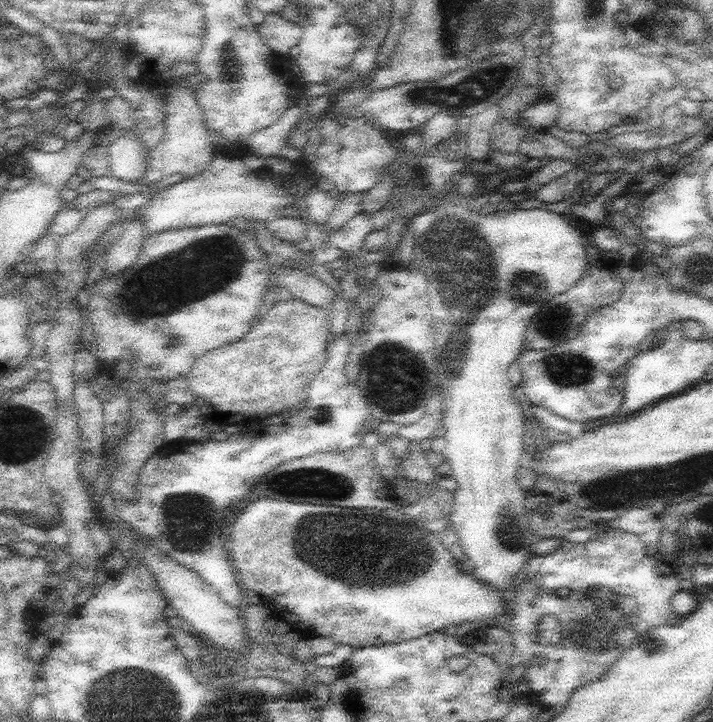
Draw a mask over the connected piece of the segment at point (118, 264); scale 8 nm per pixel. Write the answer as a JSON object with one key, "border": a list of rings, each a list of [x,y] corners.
{"border":[[[135,218],[133,222],[123,224],[123,232],[119,240],[111,246],[111,250],[105,256],[105,266],[103,266],[103,278],[111,276],[121,276],[133,262],[137,260],[141,246],[143,246],[143,222]]]}

